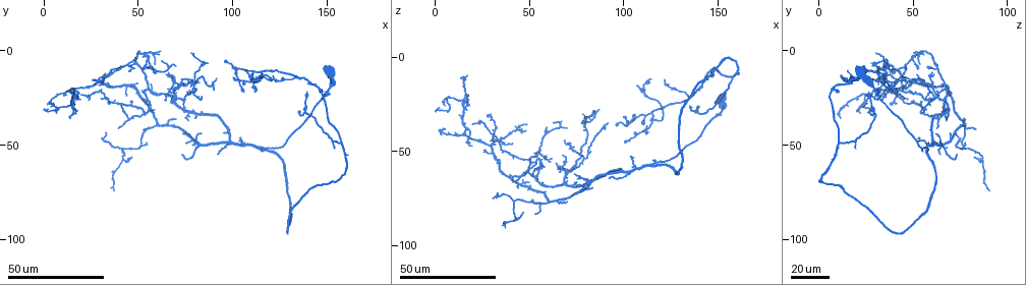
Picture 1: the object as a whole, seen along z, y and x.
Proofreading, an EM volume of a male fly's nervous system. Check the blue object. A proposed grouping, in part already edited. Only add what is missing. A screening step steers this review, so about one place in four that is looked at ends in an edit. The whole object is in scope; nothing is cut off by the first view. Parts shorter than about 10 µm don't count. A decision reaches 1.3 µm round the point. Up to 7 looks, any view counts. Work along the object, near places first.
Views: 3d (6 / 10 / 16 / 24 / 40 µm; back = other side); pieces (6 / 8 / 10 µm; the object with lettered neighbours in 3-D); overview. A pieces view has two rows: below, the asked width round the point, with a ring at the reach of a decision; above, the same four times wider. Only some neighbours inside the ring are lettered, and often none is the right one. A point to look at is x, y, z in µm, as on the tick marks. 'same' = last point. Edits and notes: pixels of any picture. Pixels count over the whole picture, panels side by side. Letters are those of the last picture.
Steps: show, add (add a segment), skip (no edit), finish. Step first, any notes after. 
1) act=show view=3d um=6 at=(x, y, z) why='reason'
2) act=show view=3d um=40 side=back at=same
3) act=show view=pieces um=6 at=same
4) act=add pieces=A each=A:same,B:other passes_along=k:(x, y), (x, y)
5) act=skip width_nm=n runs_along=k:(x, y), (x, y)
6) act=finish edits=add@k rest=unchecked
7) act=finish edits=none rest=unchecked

act=show view=3d um=24 at=(136, 33, 27) why='an open end'

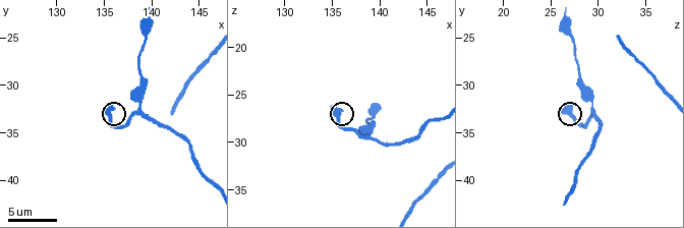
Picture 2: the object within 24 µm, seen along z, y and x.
act=show view=pieces um=8 at=(135.2, 32.6, 26.2)

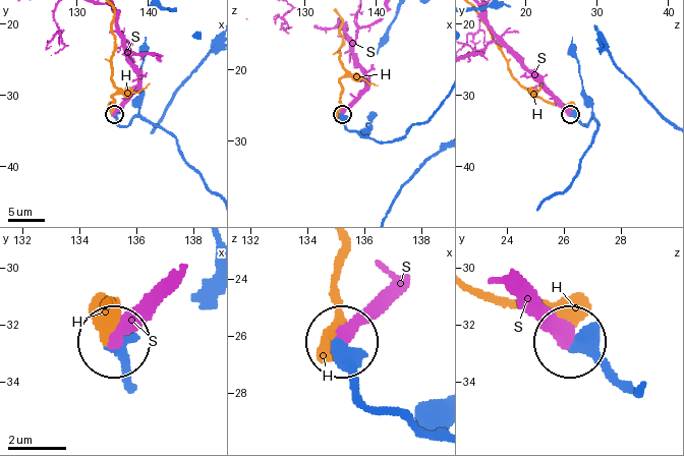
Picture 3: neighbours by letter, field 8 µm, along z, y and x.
act=add pieces=H each=H:same,S:other passes_along=3:(351, 130), (339, 113), (345, 70), (339, 32) found='the neuron continues'

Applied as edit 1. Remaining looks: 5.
act=show view=3d um=40 at=(74, 56, 74) why='an open end'

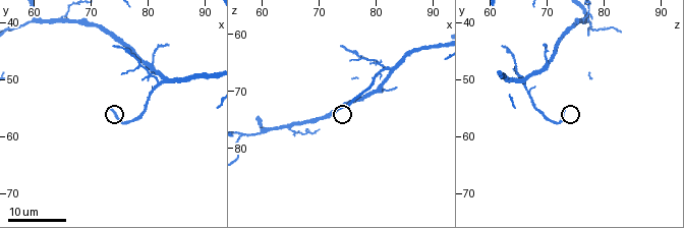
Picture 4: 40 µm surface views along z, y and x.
act=show view=pieces um=6 at=(73.5, 55.5, 73.0)

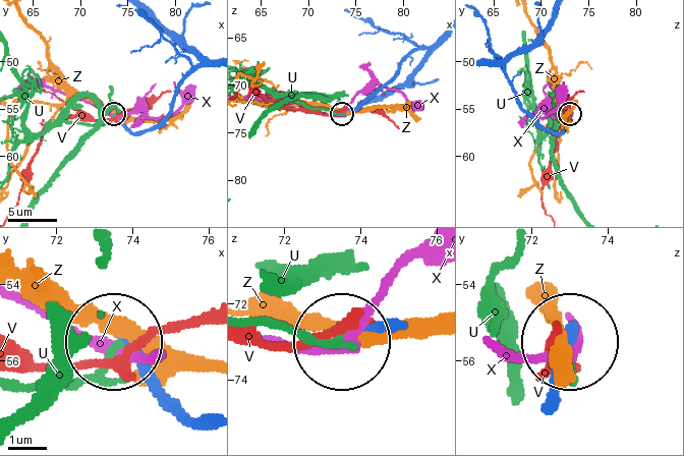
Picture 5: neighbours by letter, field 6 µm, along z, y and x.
act=skip each=U:other,V:other,X:other,Z:other runs_along=5:(211, 61), (186, 77), (150, 128), (135, 132), (114, 112) found='no lettered segment goes on from it'

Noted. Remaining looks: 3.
act=show view=3d um=16 at=(74.0, 44.0, 62.5) why='an open end'

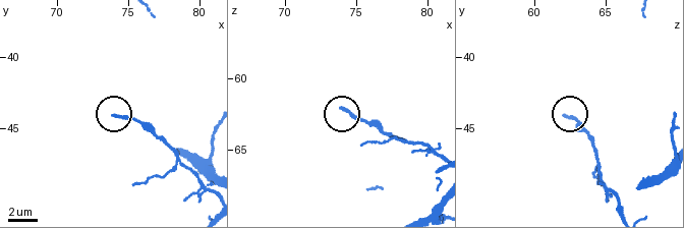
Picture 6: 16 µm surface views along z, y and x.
act=show view=pieces um=10 at=(74.0, 44.0, 62.0)

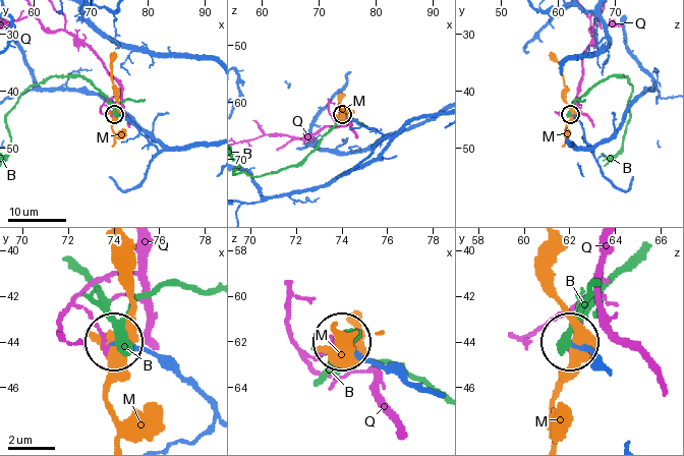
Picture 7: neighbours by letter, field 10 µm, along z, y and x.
act=skip width_nm=200 each=B:other,M:other,Q:other runs_along=7:(200, 143), (159, 150), (125, 118), (114, 114) found='none of them fits'

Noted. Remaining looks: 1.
act=finish edits=add@3 rest=unchecked

